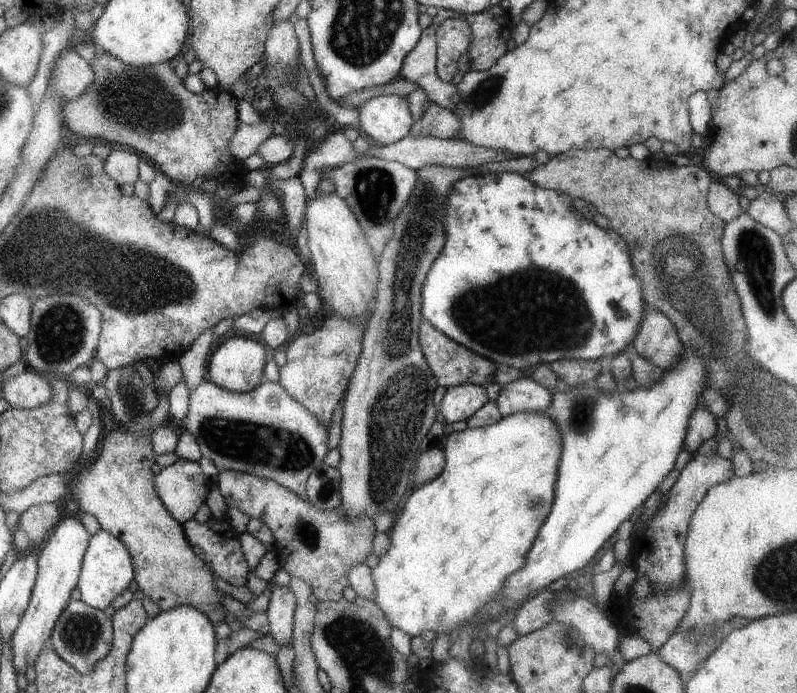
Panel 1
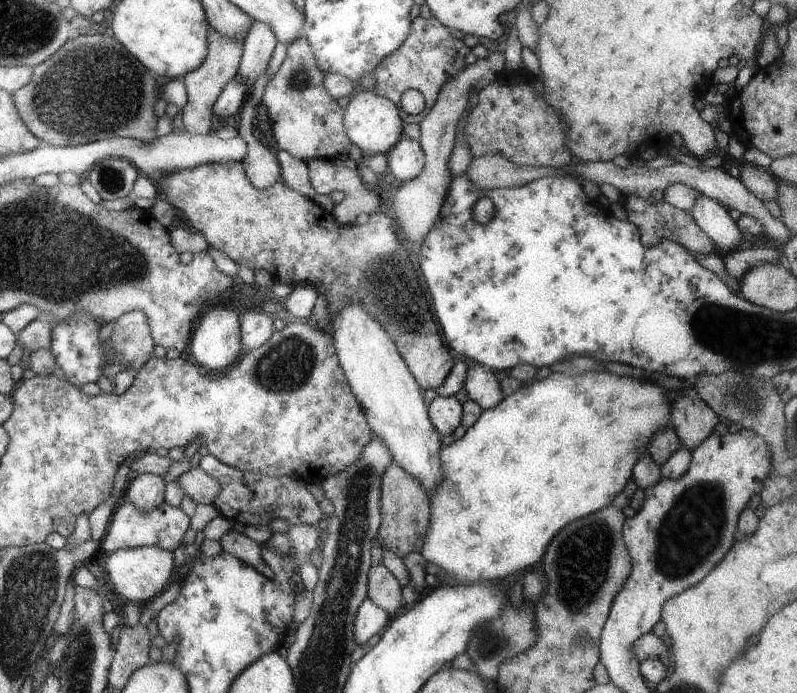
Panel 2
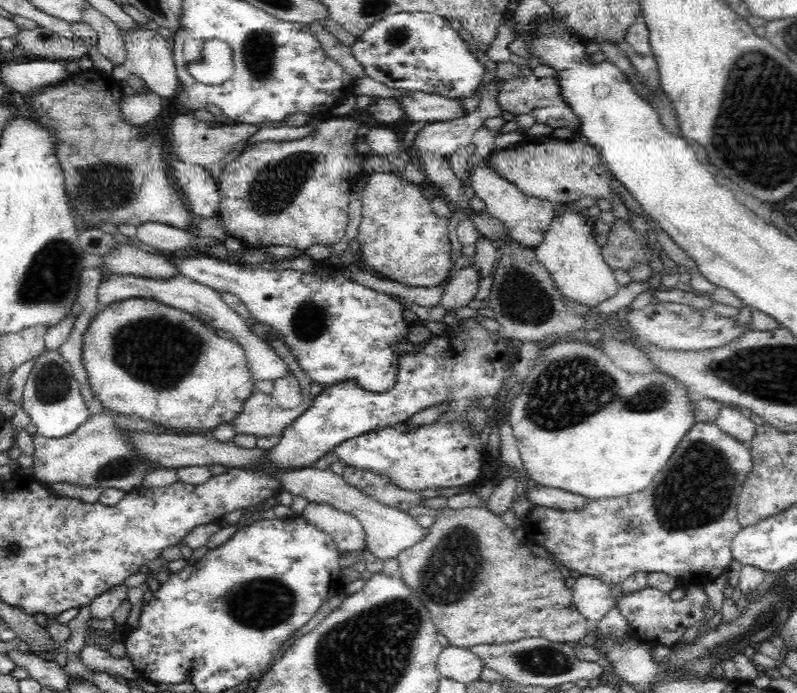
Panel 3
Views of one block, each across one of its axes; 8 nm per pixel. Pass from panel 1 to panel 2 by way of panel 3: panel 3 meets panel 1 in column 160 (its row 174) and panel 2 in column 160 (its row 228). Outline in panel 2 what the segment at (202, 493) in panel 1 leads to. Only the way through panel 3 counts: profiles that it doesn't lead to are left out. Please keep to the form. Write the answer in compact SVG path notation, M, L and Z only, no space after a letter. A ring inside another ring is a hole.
M121 499L114 507L99 547L105 554L117 549L132 549L142 546L156 546L163 550L173 551L181 544L181 538L183 538L189 523L190 518L179 507L169 506L168 503L163 502L151 512L143 513L129 501Z

